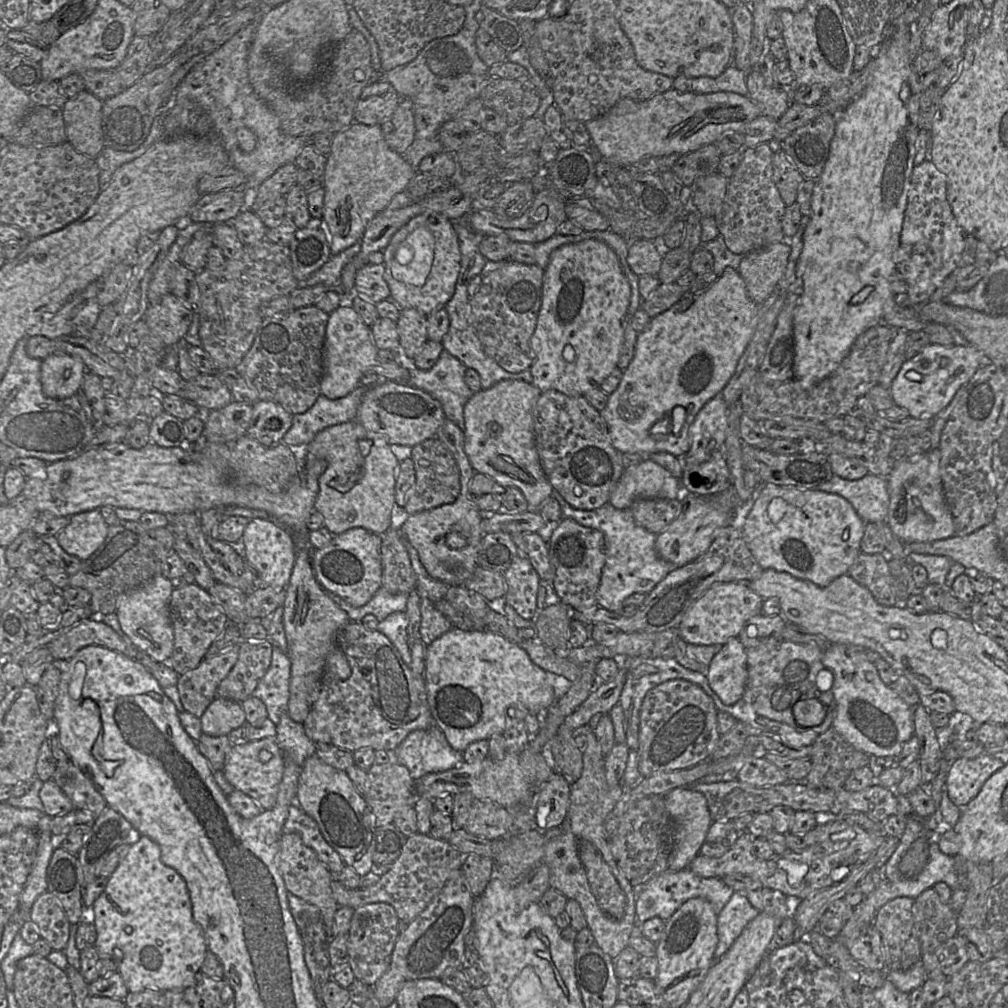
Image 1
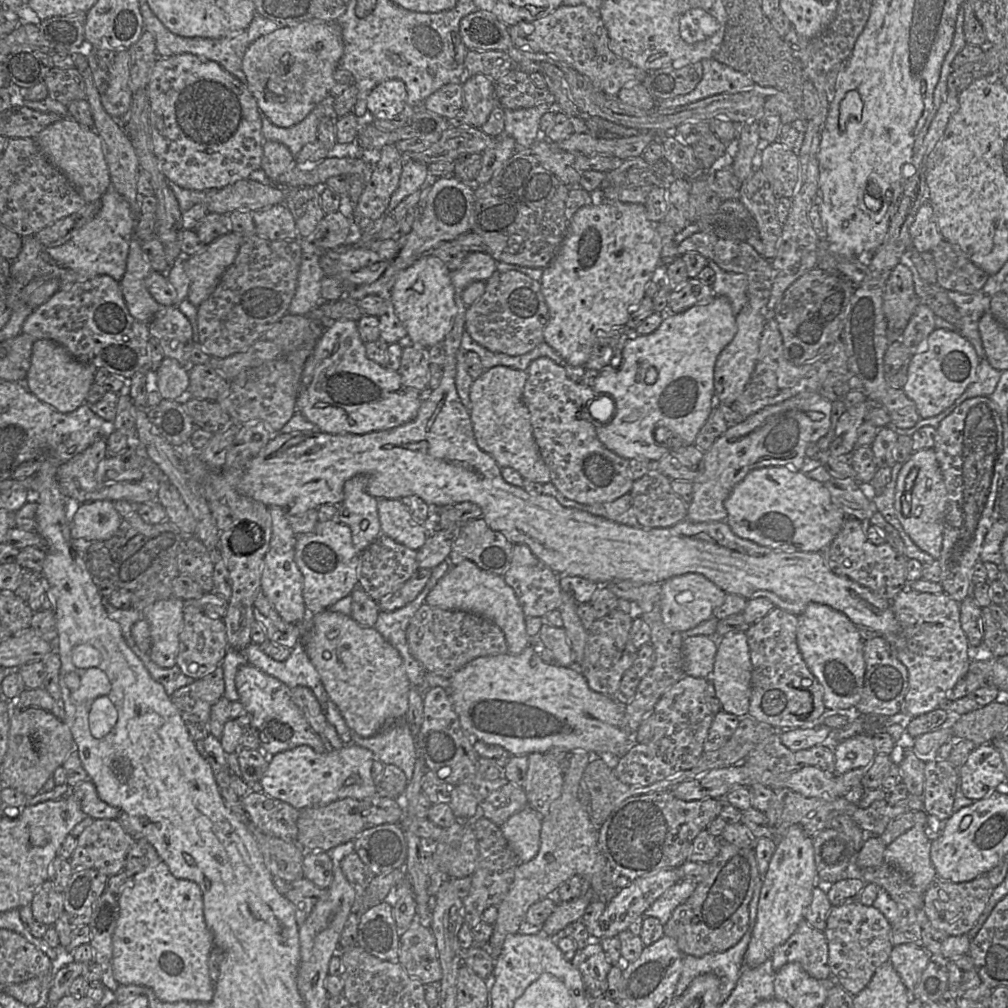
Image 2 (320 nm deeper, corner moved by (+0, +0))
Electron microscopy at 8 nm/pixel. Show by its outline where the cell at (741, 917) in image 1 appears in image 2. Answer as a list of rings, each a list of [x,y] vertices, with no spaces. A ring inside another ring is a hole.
[[[760,875],[755,883],[749,903],[748,928],[734,946],[723,952],[710,953],[701,957],[683,955],[682,972],[677,982],[674,998],[682,995],[694,978],[706,973],[713,973],[720,980],[718,1004],[720,1005],[729,997],[742,971],[743,958],[756,921],[762,884],[763,877]]]

